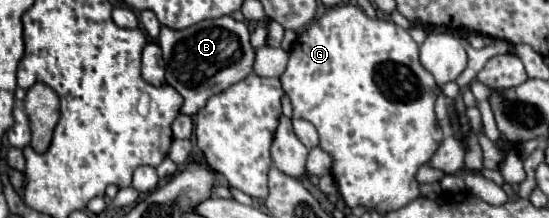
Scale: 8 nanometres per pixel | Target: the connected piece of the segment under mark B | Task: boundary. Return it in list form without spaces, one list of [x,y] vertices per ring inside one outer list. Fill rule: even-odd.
[[[232,17],[200,21],[182,31],[162,27],[158,45],[166,63],[166,83],[182,95],[184,103],[180,113],[190,117],[194,117],[212,95],[222,93],[252,73],[254,47],[248,41],[248,27]]]

